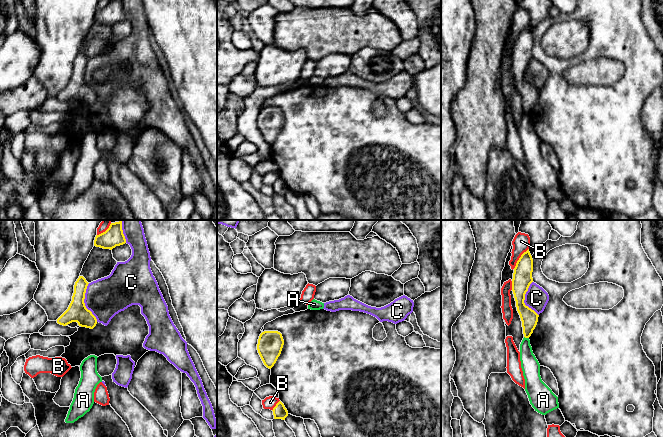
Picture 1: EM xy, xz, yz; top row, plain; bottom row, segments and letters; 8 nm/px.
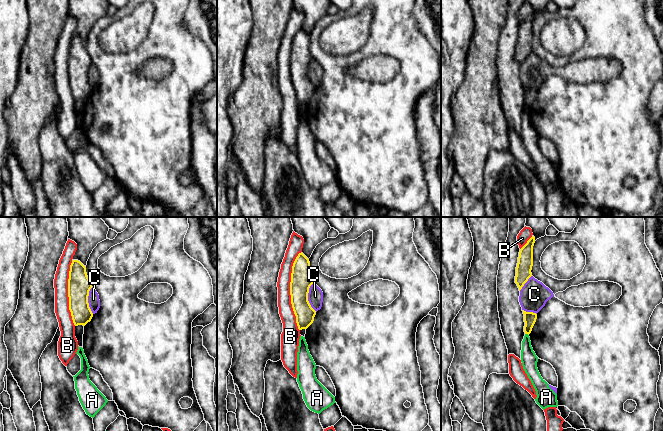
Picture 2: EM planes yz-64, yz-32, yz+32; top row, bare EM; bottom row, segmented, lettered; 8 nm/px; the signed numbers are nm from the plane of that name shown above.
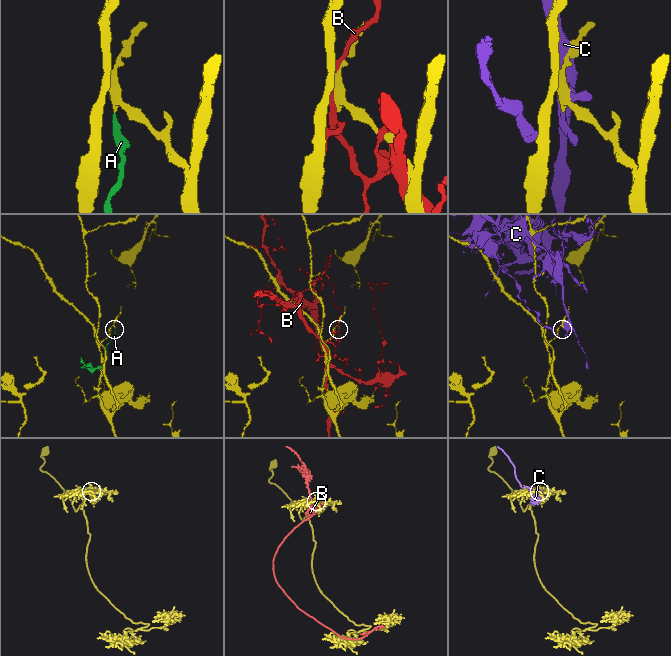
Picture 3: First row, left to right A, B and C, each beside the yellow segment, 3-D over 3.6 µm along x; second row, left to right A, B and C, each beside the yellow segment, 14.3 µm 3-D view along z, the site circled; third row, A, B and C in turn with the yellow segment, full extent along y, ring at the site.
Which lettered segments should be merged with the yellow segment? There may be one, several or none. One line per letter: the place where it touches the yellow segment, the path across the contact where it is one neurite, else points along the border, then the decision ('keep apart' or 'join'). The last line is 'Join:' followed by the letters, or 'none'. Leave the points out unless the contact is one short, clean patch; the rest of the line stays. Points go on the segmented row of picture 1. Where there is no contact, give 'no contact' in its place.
A: contact yz (526, 337); border yz (524, 336), (528, 338); keep apart
B: contact yz (519, 258); keep apart
C: contact xy (83, 302); keep apart
Join: none

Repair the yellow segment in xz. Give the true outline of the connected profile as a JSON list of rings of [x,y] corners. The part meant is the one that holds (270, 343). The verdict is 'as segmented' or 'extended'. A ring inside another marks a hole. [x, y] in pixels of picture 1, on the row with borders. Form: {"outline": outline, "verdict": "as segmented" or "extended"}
{"outline": [[[264,331],[257,344],[258,353],[264,365],[271,369],[281,354],[284,345],[282,334],[278,331]]], "verdict": "as segmented"}

